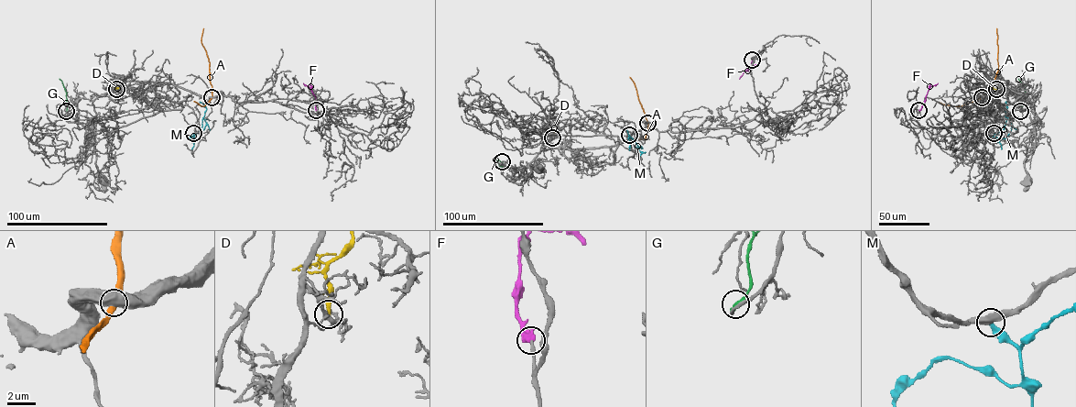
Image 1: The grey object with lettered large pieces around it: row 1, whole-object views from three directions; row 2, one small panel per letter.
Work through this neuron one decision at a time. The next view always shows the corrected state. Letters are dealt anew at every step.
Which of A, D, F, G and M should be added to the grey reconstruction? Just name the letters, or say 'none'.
F, M

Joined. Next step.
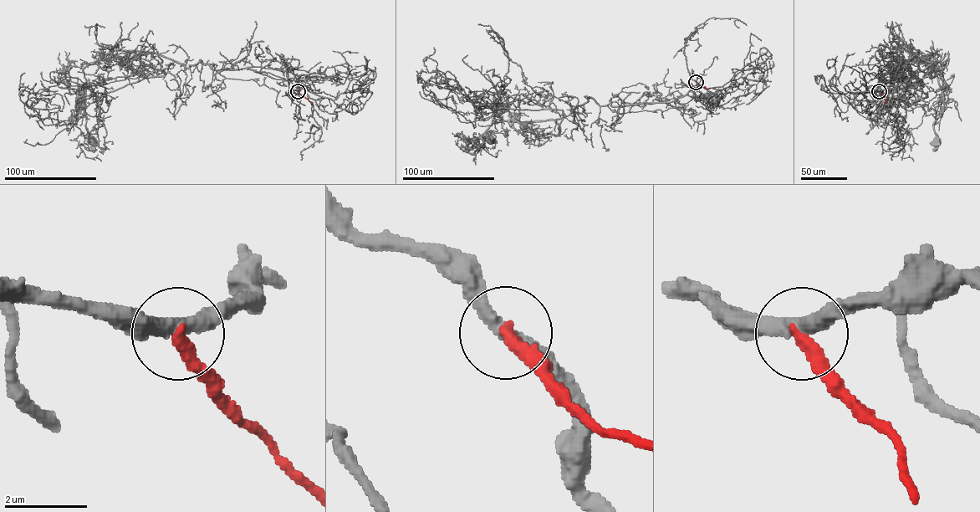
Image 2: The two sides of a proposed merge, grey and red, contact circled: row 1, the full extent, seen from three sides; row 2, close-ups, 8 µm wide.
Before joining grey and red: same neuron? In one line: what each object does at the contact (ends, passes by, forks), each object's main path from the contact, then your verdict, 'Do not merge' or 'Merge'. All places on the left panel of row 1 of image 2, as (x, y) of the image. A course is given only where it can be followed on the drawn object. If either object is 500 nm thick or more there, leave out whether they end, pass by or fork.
At the ring grey passes by. At the ring red ends. Course of grey: (298, 91), (298, 82), (248, 69), (186, 68), (150, 52), (109, 51), (83, 70), (93, 142). Course of red: (298, 91), (311, 104). Do not merge

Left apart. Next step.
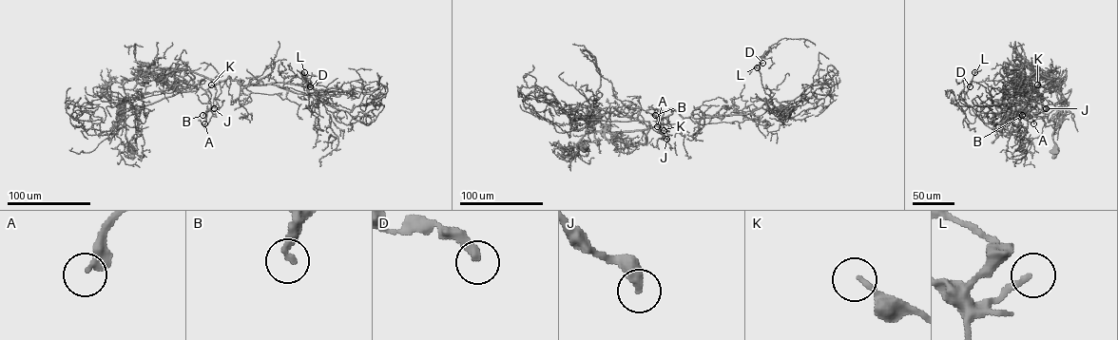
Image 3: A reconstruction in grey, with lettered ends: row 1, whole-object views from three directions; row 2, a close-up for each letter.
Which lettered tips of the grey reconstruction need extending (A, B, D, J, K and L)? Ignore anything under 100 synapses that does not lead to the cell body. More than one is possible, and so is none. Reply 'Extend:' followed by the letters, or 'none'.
Extend: none

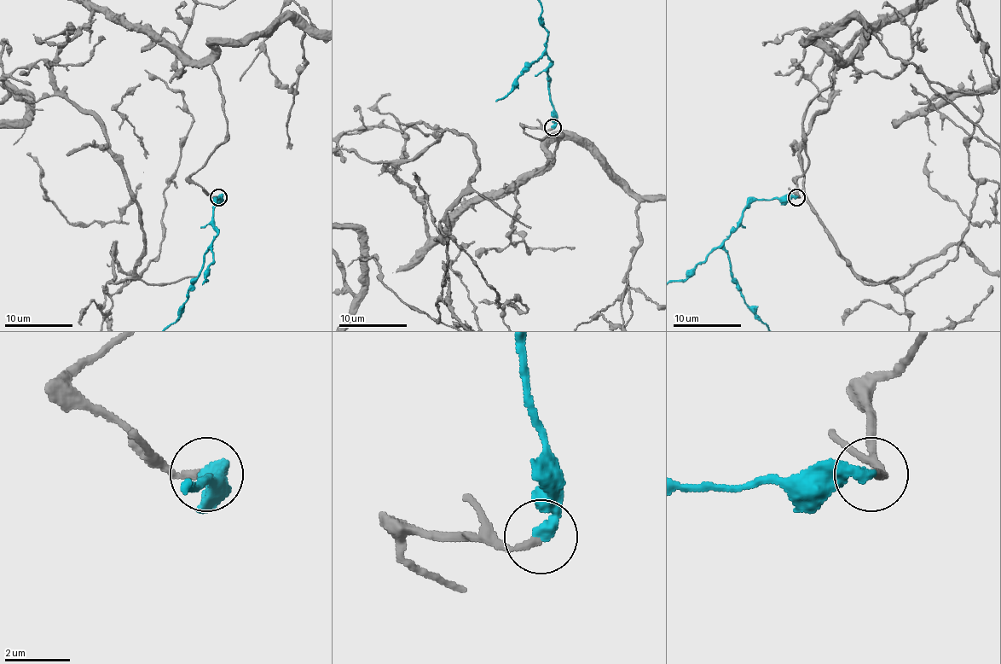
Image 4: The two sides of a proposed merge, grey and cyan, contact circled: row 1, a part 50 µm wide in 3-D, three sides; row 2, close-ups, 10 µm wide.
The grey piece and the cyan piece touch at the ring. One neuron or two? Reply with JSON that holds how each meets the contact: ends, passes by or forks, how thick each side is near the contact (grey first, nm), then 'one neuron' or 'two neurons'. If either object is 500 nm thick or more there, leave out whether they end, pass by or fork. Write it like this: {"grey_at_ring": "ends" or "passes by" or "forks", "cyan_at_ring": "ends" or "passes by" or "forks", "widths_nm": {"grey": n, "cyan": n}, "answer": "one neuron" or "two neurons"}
{"grey_at_ring": "ends", "cyan_at_ring": "ends", "widths_nm": {"grey": 240, "cyan": 380}, "answer": "one neuron"}

